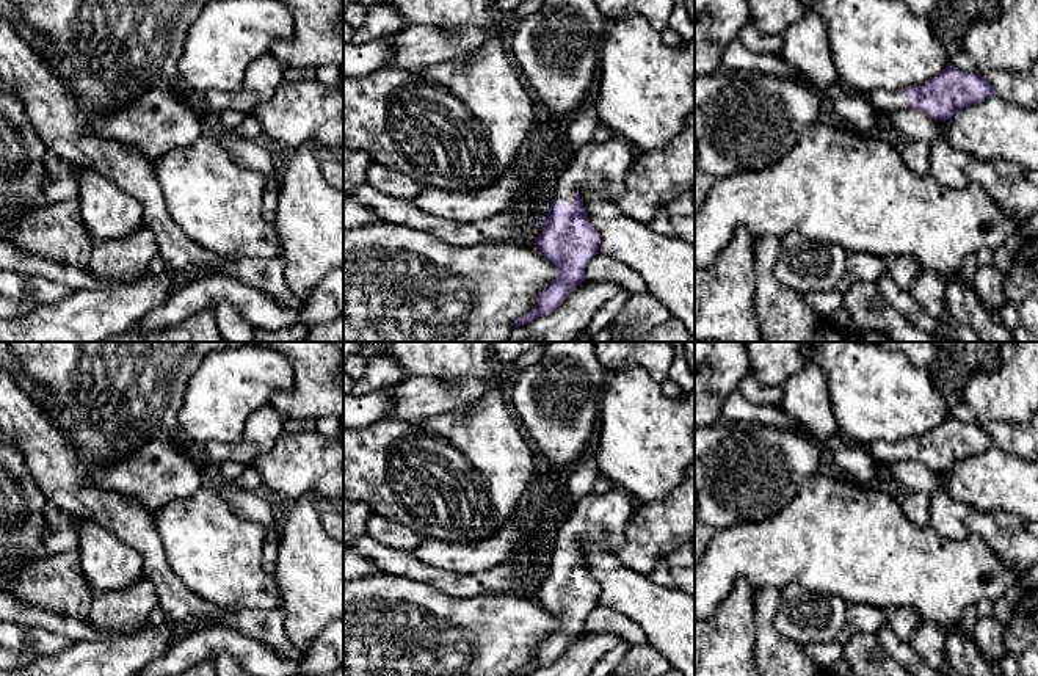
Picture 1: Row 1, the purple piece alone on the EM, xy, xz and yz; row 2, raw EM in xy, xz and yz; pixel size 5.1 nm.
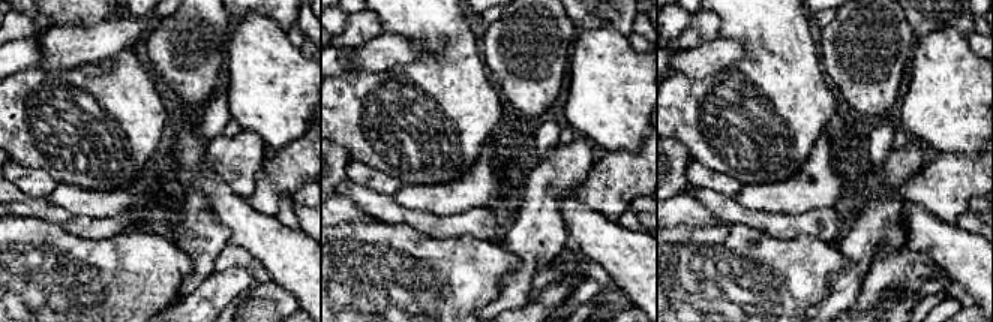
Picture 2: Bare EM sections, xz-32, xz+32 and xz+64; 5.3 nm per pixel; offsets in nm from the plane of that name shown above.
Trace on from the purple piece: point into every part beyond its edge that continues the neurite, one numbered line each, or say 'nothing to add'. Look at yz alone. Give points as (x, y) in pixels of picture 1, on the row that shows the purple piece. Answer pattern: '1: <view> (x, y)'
1: yz (885, 101)

